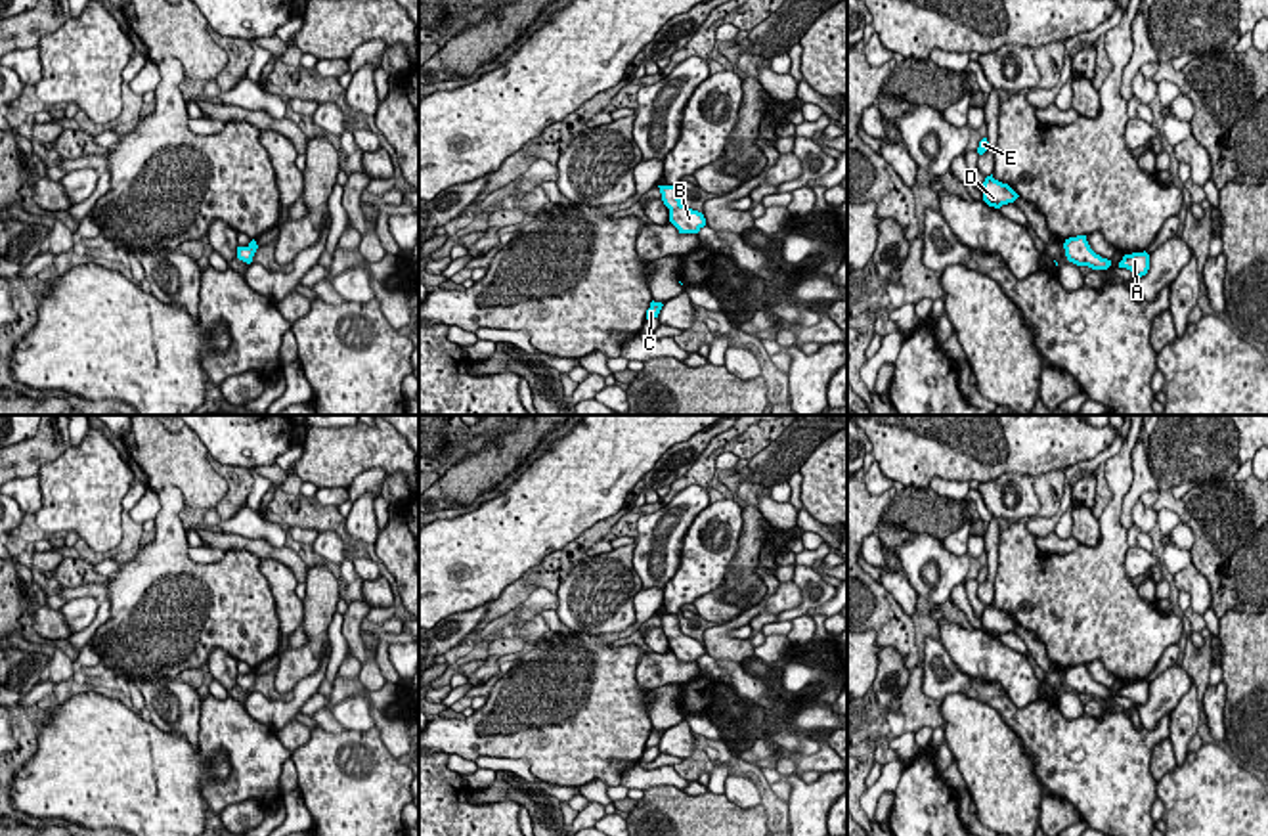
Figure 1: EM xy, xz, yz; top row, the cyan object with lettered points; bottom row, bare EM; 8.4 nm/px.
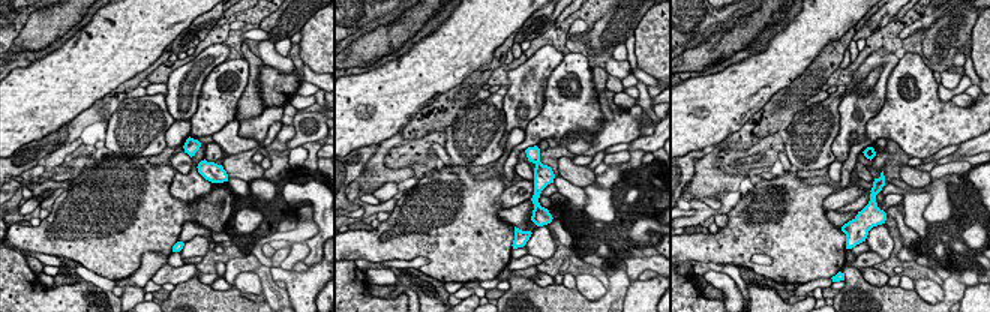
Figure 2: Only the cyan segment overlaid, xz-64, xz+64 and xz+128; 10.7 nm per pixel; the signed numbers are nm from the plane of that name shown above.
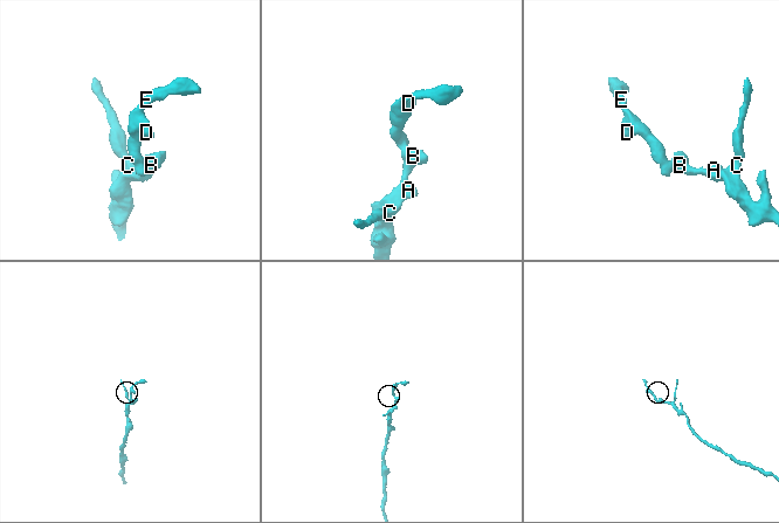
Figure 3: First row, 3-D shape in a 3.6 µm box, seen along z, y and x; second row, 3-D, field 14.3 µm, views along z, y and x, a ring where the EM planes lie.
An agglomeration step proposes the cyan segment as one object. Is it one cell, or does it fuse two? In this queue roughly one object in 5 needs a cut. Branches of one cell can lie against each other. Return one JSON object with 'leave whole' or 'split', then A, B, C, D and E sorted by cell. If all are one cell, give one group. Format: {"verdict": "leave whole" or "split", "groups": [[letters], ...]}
{"verdict": "leave whole", "groups": [["A", "B", "C", "D", "E"]]}

